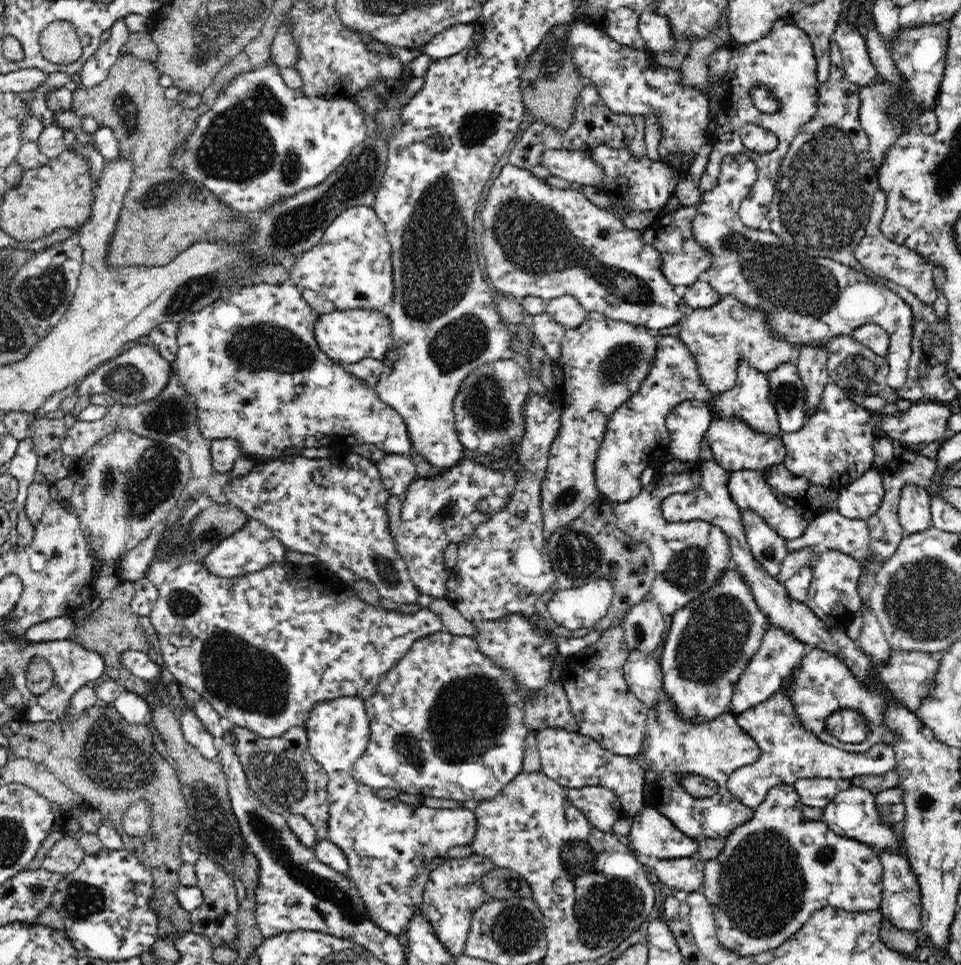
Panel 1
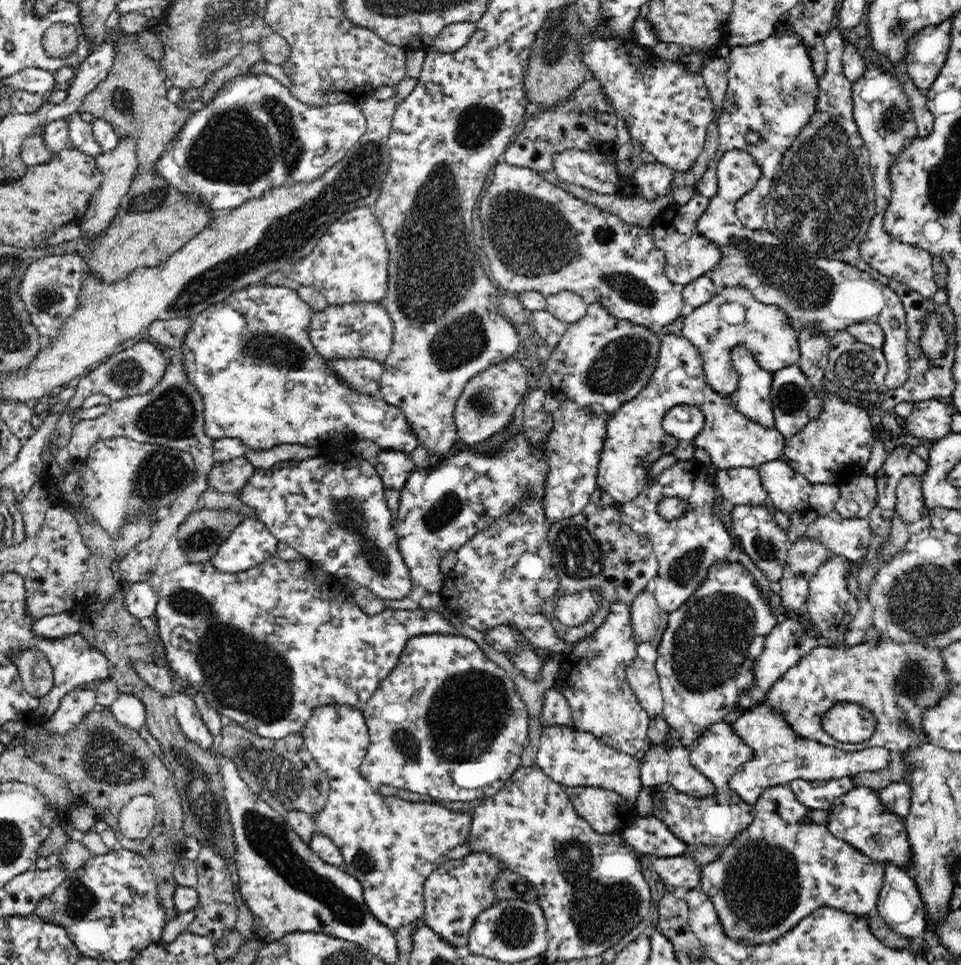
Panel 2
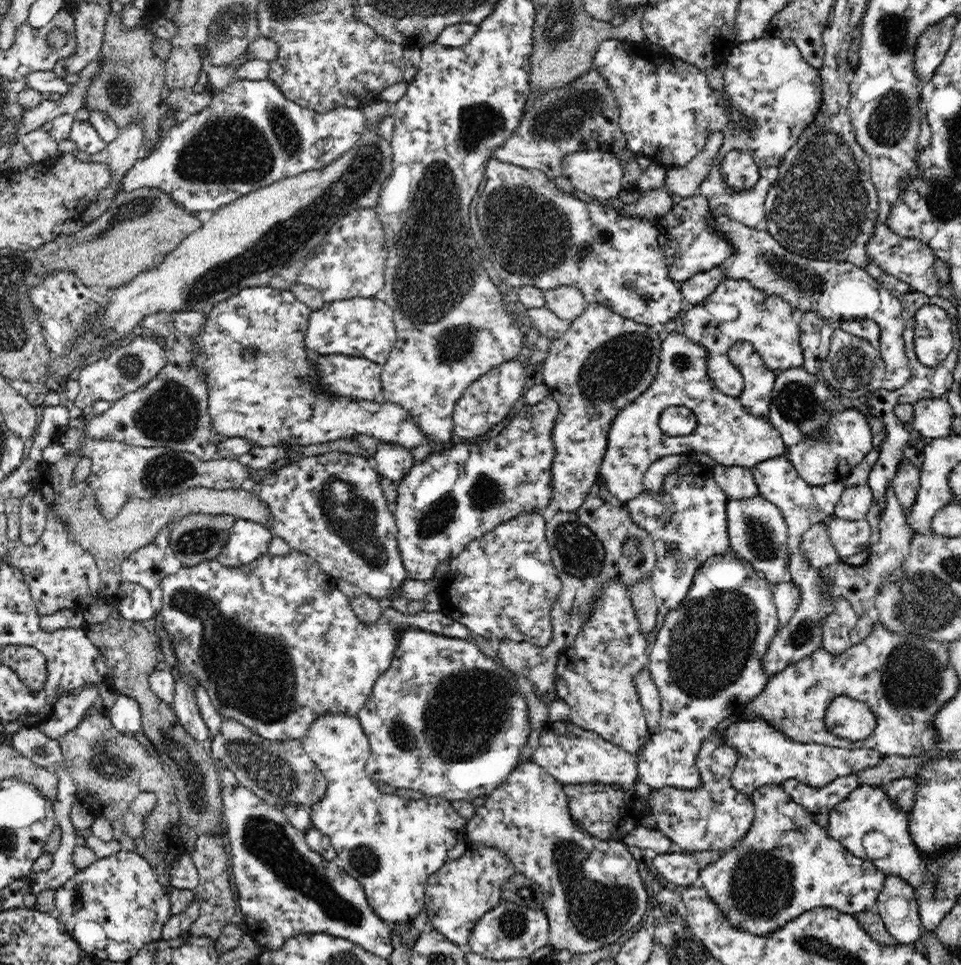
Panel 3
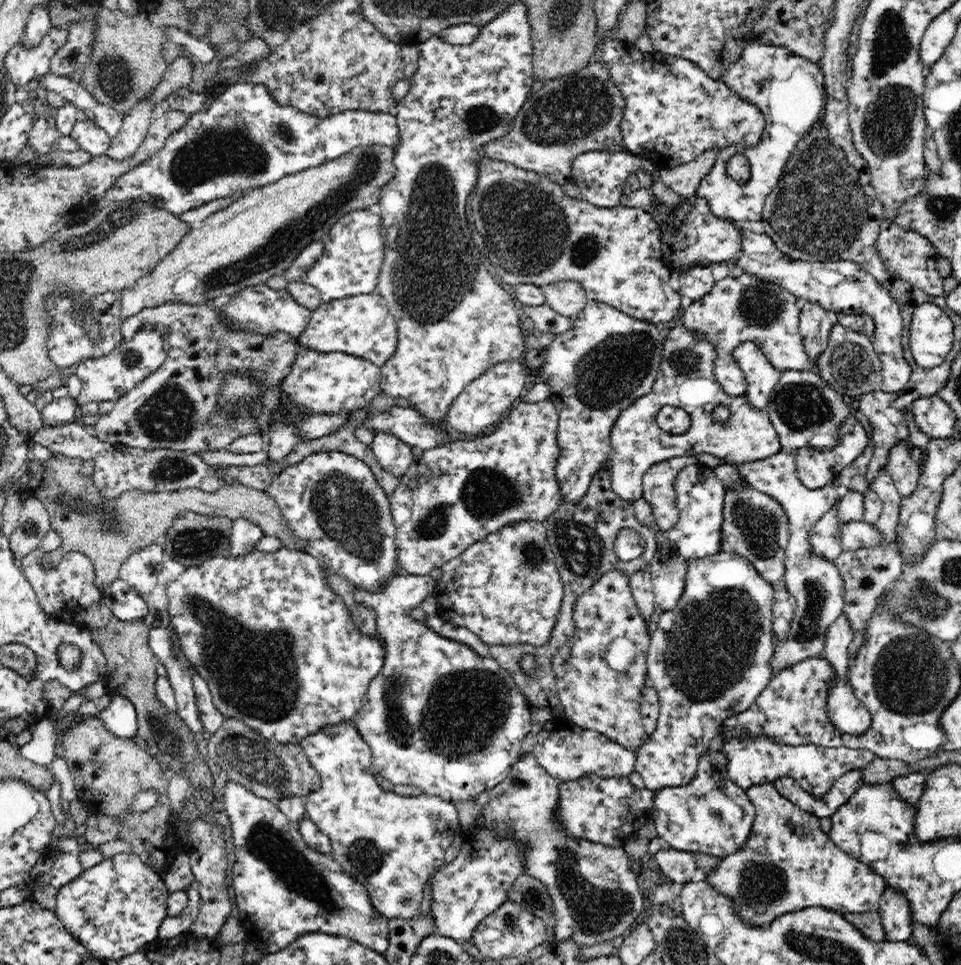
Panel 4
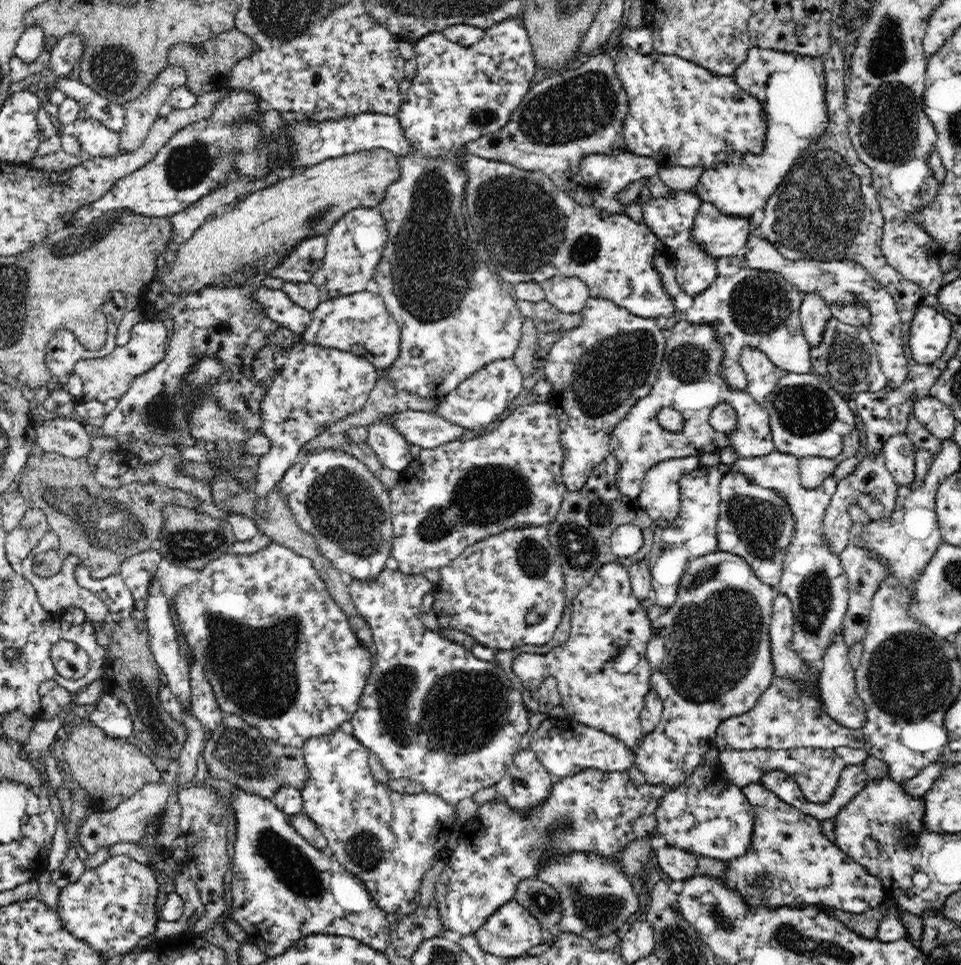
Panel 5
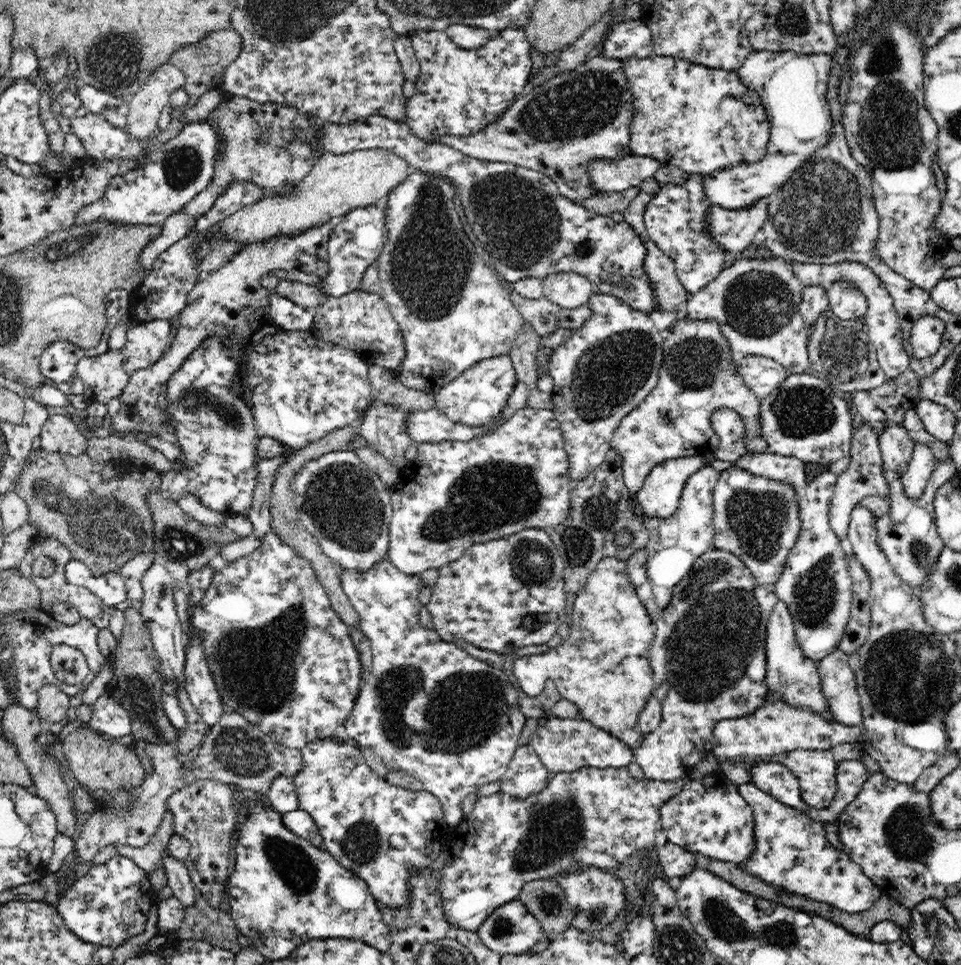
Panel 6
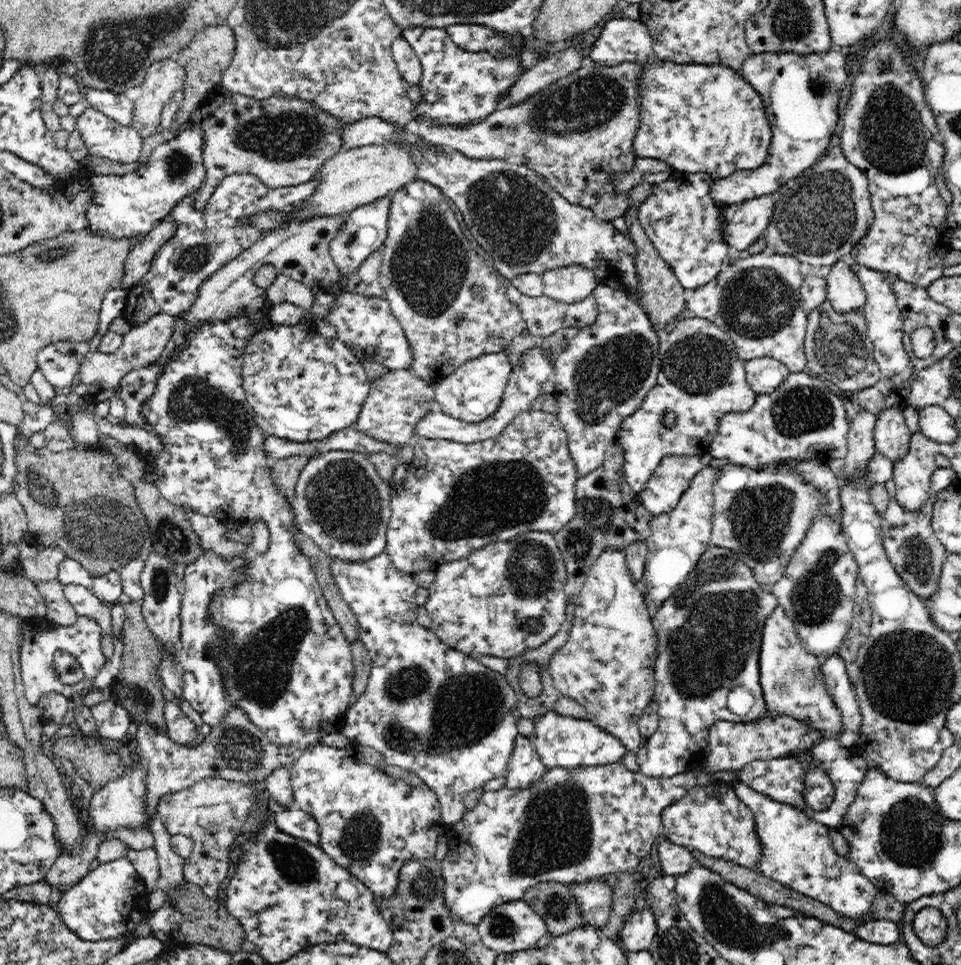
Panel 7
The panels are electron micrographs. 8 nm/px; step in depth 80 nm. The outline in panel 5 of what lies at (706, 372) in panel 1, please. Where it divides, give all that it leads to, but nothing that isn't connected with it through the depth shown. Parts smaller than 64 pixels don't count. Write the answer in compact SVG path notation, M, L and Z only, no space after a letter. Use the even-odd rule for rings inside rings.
M745 266L732 276L718 275L704 292L693 298L692 306L684 311L683 317L692 324L714 327L723 348L722 380L730 390L741 391L747 387L746 375L740 364L740 352L744 346L763 352L783 371L812 372L811 348L800 324L801 302L801 292L786 282L782 274Z

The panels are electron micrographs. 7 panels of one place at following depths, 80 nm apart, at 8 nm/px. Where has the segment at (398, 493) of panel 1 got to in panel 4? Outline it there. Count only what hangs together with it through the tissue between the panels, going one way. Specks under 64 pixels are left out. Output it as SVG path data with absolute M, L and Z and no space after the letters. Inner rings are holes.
M376 434L370 450L374 451L379 467L399 478L404 476L415 462L412 447L402 443L396 436Z

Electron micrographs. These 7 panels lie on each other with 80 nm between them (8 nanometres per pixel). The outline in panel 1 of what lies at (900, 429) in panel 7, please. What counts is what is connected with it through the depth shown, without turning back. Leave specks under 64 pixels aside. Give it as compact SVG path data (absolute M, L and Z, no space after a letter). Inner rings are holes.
M910 483L902 487L898 516L904 537L932 526L931 500L930 493L922 487Z

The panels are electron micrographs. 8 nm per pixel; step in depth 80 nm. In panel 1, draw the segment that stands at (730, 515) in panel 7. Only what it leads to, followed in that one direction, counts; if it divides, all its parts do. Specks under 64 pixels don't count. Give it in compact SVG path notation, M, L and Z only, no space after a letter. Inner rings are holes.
M741 511L741 517L745 537L754 558L769 576L777 578L789 553L786 549L786 539L778 535L758 513Z

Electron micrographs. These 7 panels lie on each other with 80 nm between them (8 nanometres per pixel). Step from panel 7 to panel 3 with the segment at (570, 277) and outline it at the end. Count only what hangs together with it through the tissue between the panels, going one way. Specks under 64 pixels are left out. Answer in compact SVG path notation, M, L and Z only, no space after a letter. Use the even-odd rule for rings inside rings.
M556 287L543 291L543 295L545 296L544 306L569 323L586 310L588 303L576 287Z

